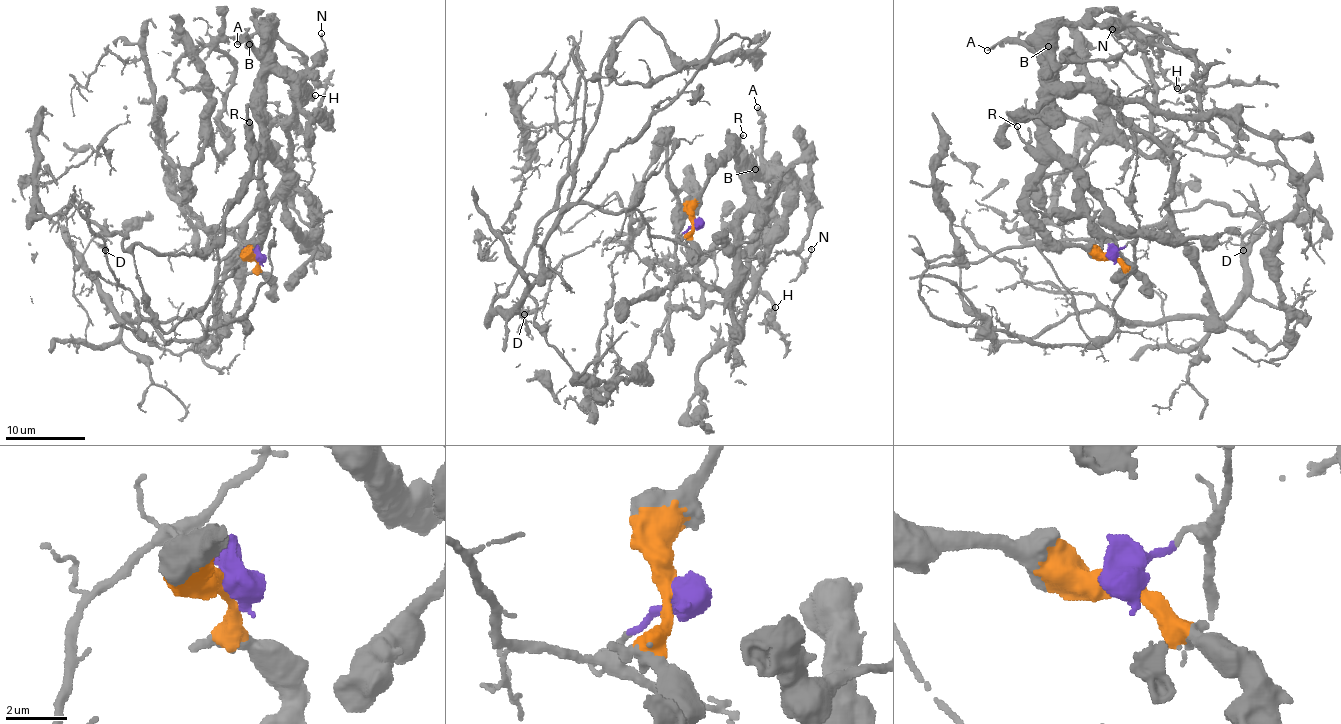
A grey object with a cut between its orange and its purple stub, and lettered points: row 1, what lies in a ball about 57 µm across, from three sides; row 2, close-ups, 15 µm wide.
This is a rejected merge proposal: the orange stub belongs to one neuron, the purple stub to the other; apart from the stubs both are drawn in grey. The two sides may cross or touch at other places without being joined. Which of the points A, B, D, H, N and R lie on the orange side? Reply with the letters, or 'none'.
A, B, H, N, R

